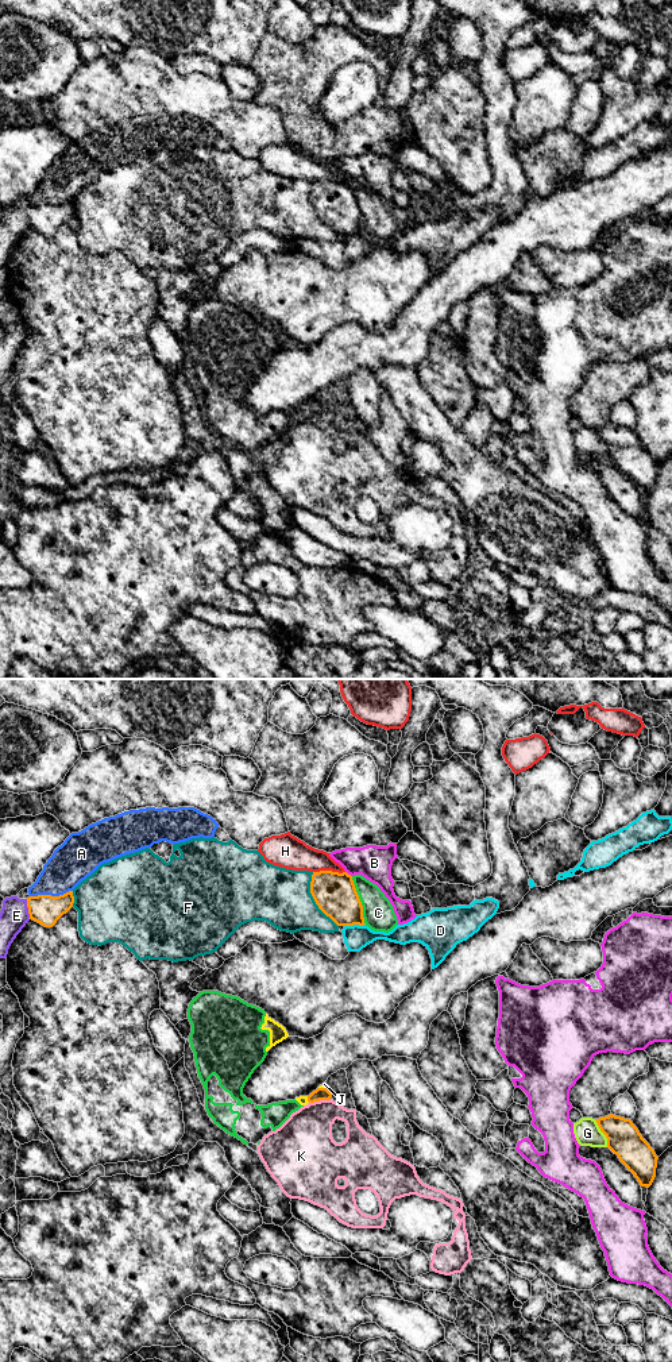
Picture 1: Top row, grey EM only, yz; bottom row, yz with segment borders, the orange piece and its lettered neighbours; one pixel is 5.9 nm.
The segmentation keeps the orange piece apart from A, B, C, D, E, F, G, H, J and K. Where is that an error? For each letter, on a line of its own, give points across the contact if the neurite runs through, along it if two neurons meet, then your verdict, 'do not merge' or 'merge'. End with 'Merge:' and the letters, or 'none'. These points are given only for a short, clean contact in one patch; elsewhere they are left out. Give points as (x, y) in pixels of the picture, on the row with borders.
A: do not merge
B: do not merge
C: border yz (351, 876), (366, 923); do not merge
D: border yz (365, 923), (344, 926); do not merge
E: do not merge
F: do not merge
G: do not merge
H: do not merge
J: border yz (319, 1087), (325, 1088); do not merge
K: do not merge
Merge: none

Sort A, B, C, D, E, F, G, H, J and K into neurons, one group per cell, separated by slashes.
A E / B / C J / D / F / G / H / K

